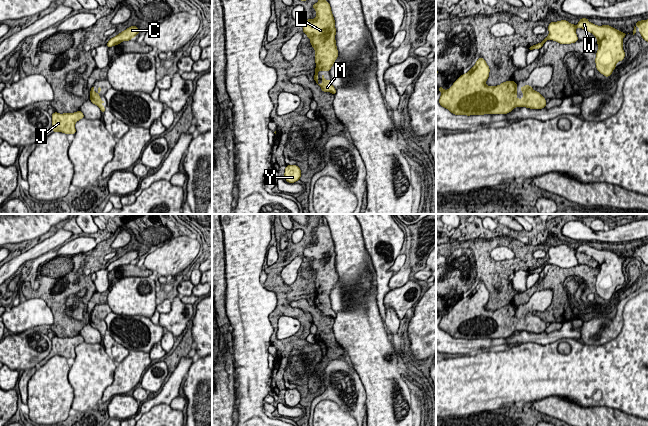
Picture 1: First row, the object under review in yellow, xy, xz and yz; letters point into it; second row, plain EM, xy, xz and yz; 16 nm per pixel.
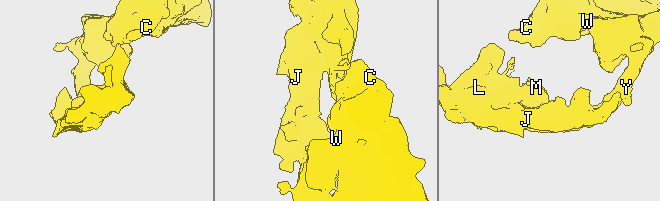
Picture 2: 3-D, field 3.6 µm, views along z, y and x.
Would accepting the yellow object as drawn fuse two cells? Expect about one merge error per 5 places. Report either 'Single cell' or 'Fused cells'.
Single cell

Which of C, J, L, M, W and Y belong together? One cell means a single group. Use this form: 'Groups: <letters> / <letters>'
Groups: C J L M W Y

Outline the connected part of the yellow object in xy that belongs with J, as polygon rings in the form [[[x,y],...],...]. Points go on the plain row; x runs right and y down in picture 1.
[[[82,335],[74,337],[57,337],[54,336],[52,339],[52,355],[62,356],[65,358],[75,358],[75,347],[80,343],[84,342]]]

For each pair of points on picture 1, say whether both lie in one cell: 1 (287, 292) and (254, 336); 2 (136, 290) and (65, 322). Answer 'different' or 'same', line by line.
1: different
2: different

